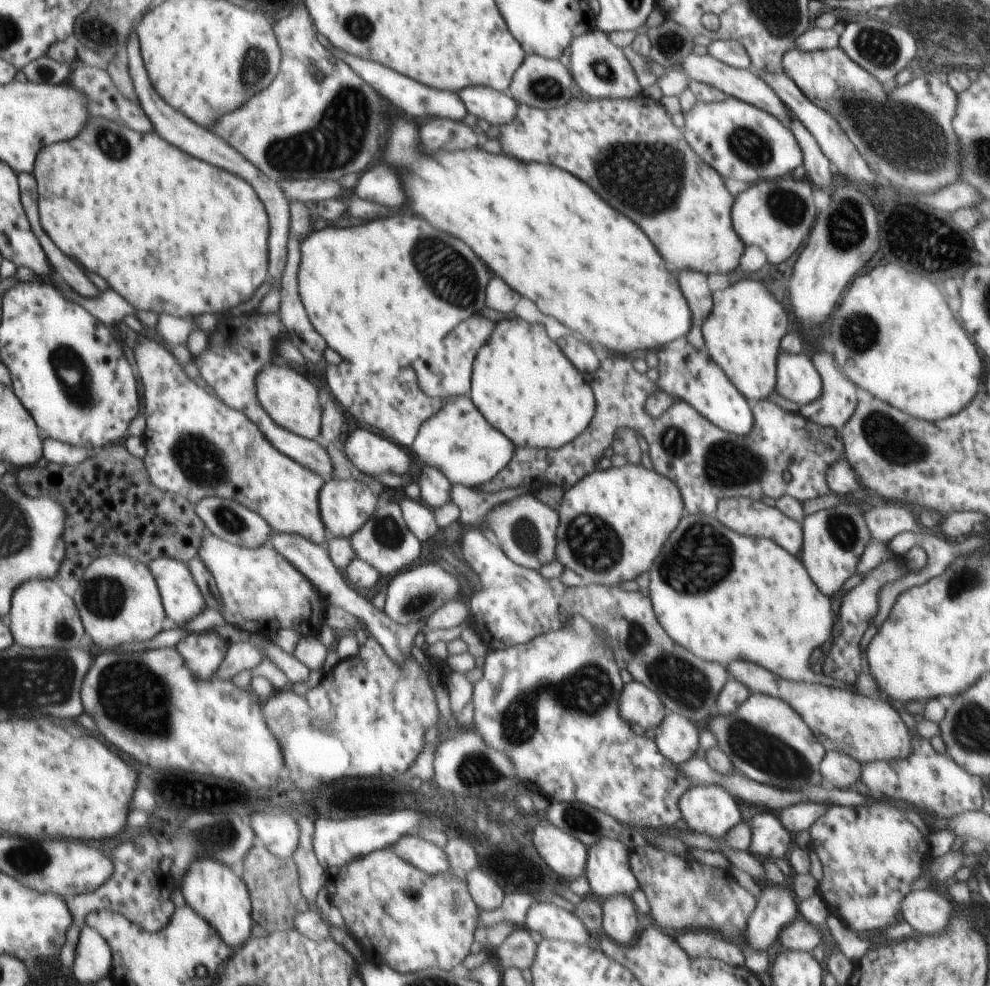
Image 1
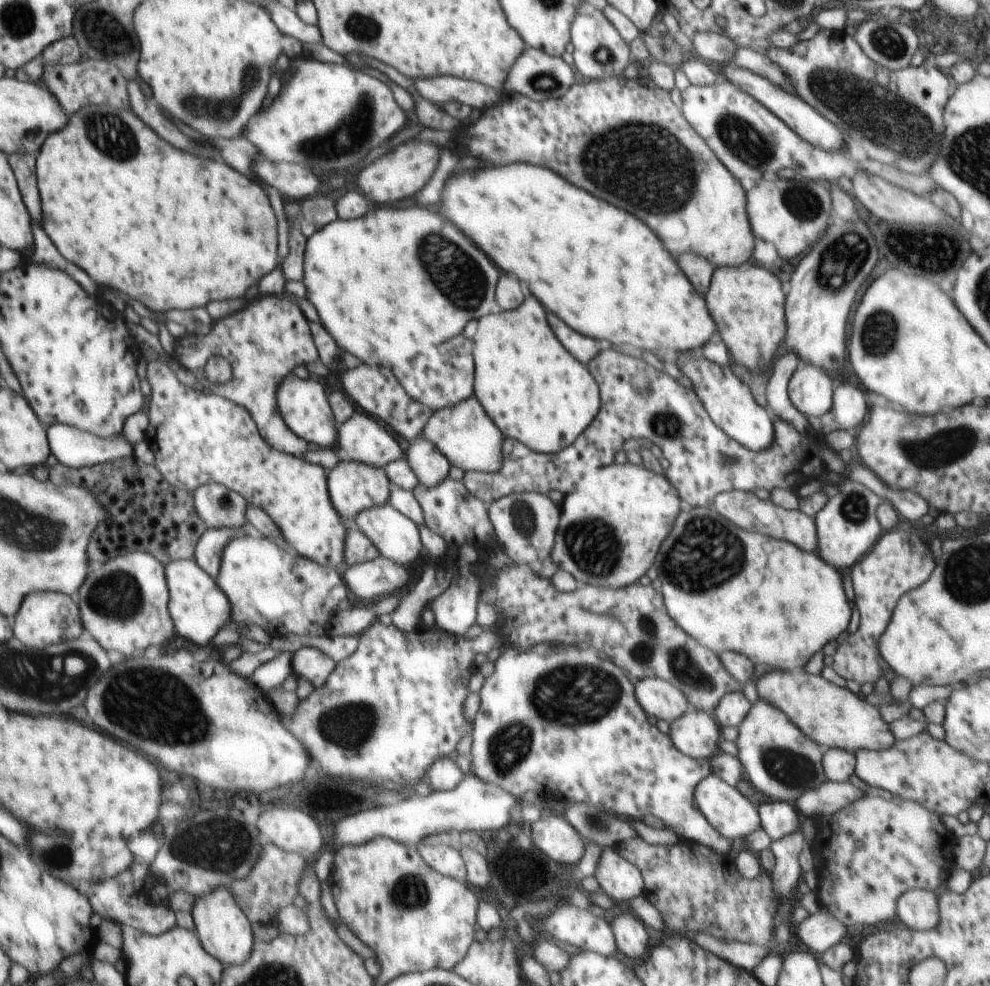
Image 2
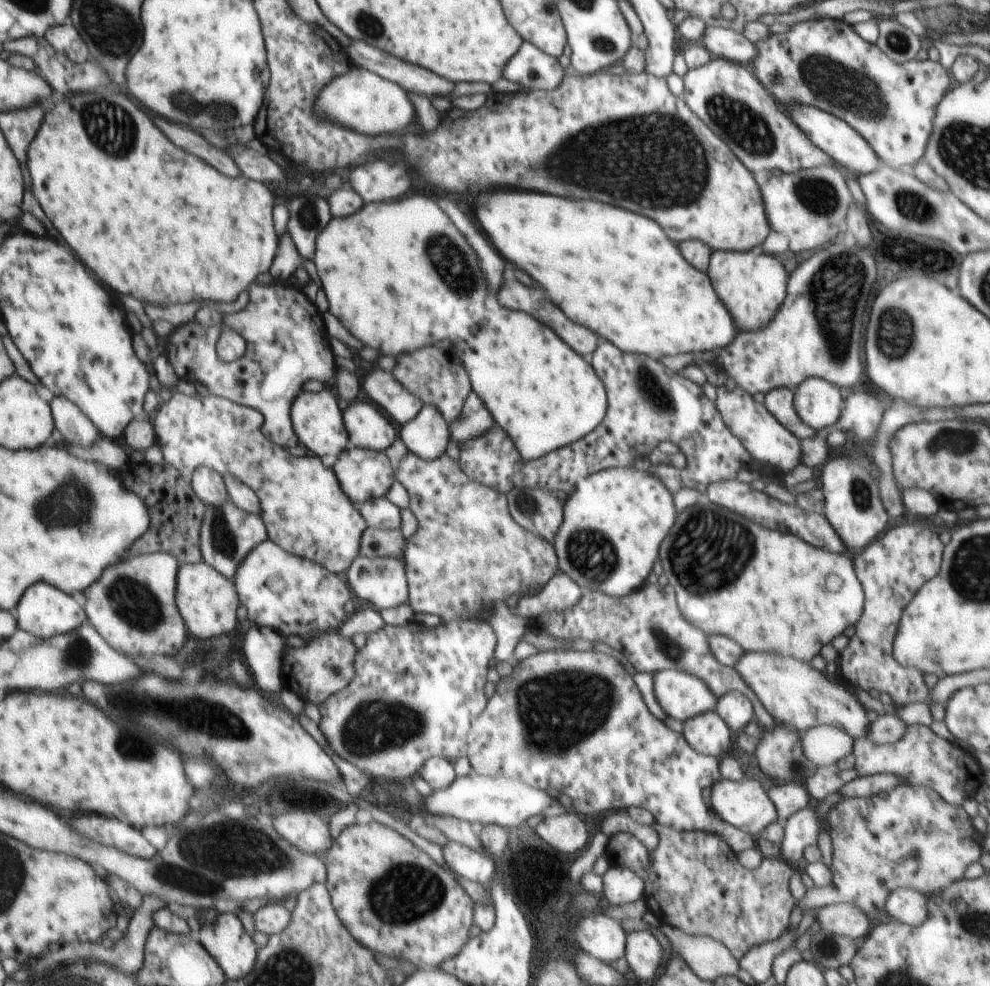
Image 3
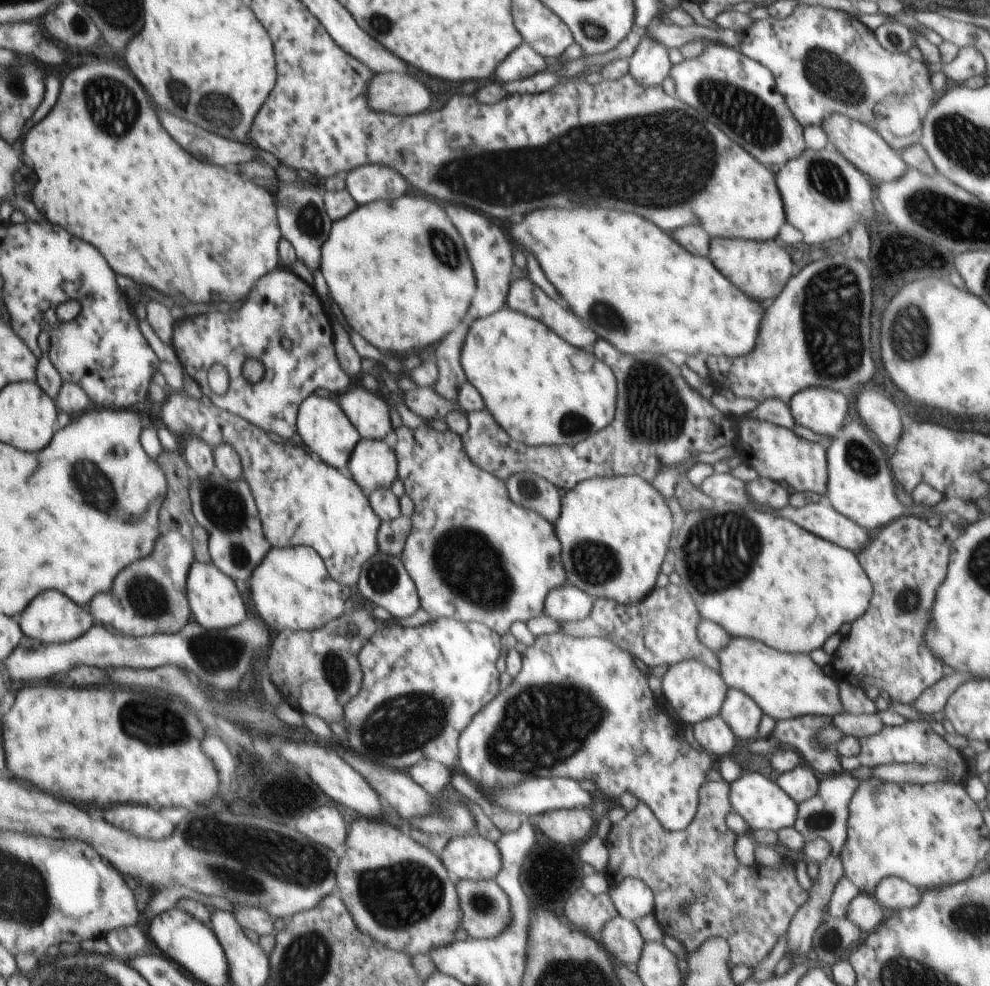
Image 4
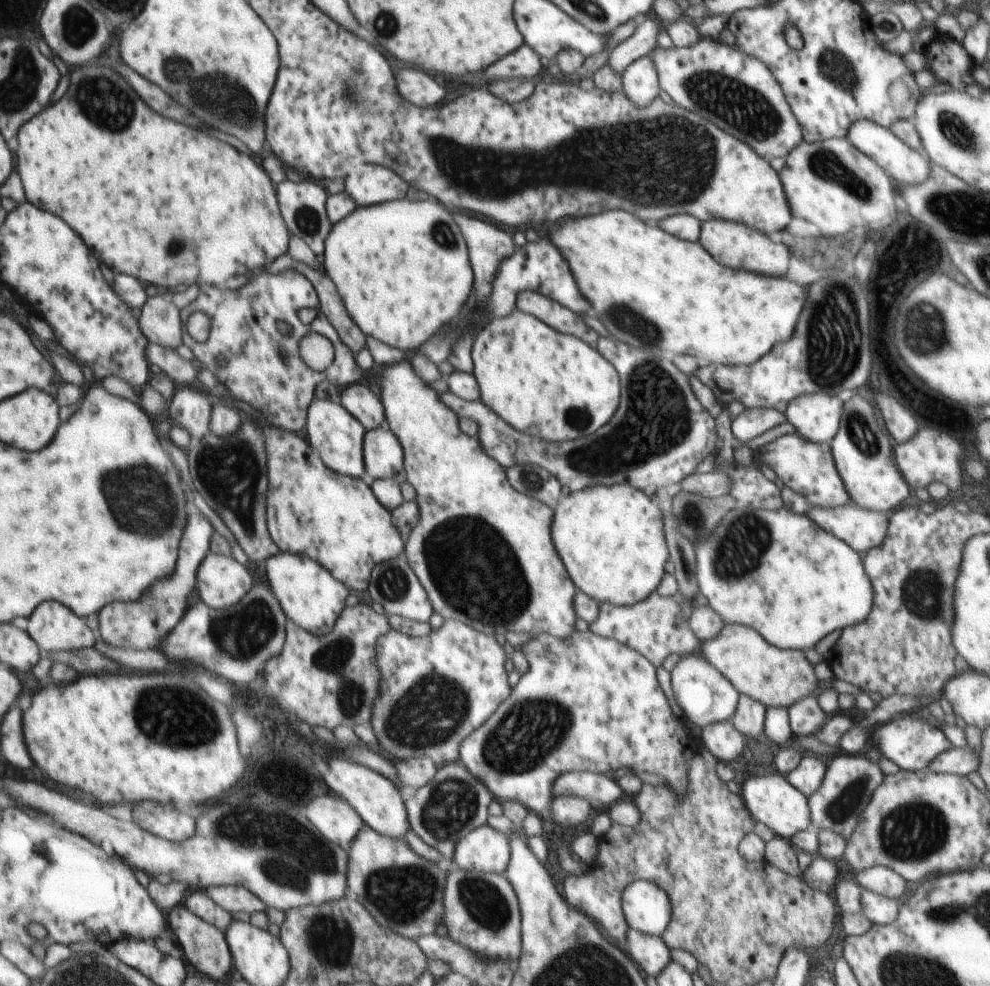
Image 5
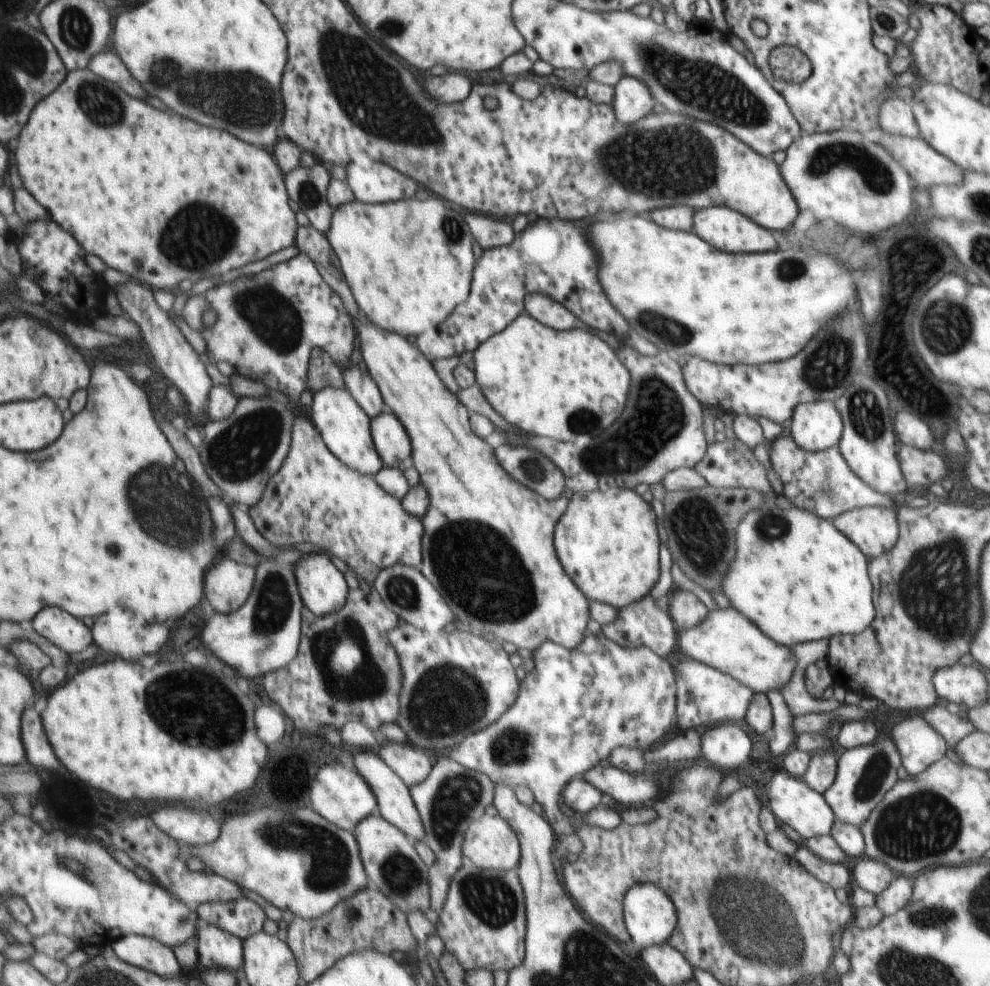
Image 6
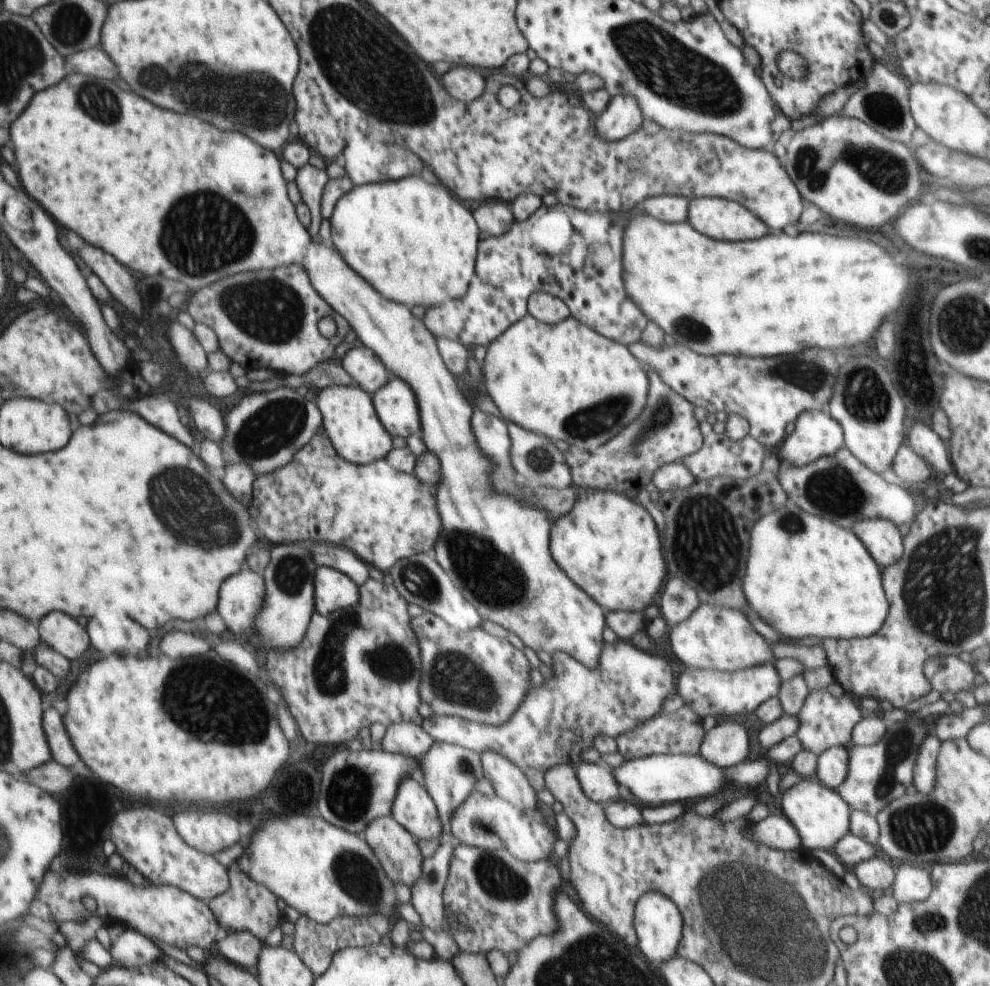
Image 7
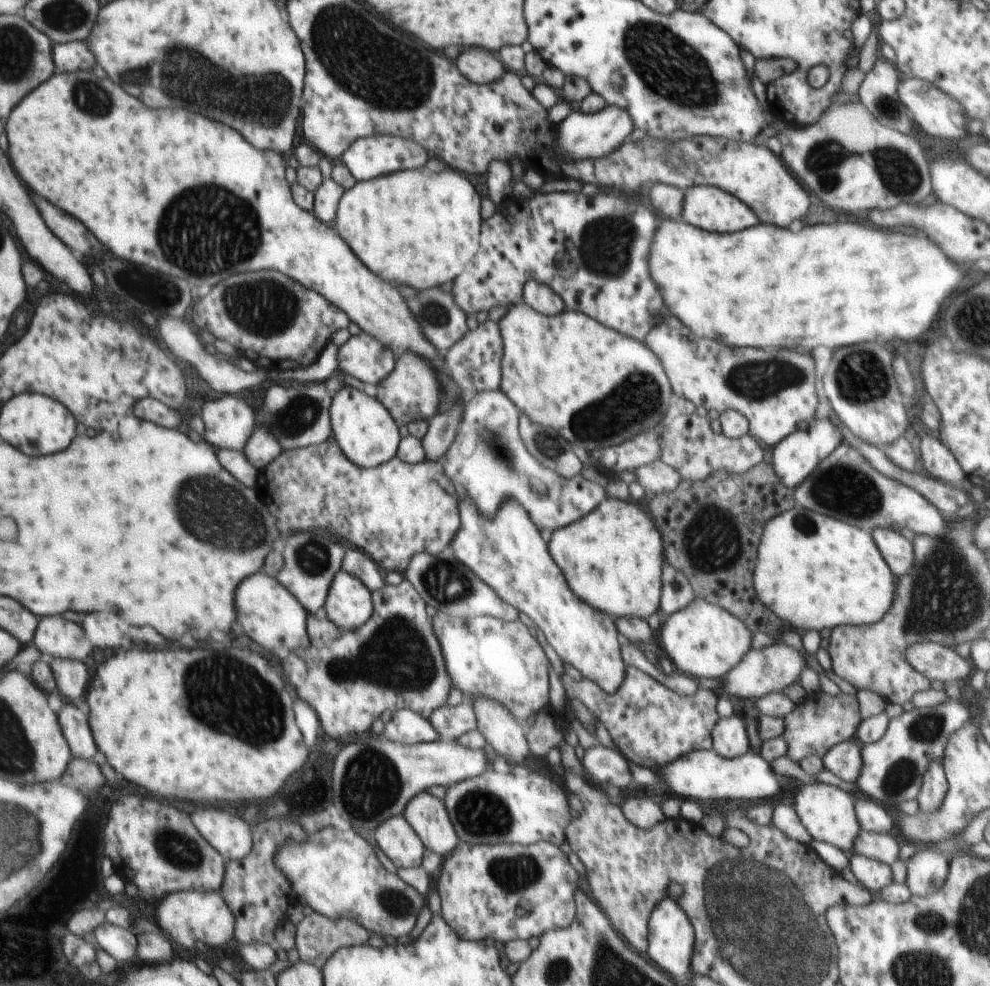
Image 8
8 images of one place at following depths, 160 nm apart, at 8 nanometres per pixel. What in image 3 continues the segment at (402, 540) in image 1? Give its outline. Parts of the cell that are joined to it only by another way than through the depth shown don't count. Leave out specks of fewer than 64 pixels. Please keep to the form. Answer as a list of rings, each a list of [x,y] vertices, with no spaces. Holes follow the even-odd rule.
[[[386,497],[373,498],[358,506],[368,527],[377,529],[400,529],[400,509]]]

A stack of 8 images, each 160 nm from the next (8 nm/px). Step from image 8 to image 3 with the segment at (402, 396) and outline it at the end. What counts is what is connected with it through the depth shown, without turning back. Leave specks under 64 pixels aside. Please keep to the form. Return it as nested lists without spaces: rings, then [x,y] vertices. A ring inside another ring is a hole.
[[[350,447],[337,454],[333,471],[341,486],[342,492],[350,502],[358,508],[363,502],[373,498],[382,498],[388,494],[392,483],[396,480],[396,468],[388,460],[385,451],[373,451]]]

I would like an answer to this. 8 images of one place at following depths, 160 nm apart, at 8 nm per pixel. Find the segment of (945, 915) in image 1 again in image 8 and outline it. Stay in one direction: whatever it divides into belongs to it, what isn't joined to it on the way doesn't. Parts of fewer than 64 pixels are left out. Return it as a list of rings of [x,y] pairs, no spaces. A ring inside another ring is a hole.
[[[850,854],[849,865],[859,884],[870,892],[880,892],[893,882],[892,869],[886,863],[862,855]]]

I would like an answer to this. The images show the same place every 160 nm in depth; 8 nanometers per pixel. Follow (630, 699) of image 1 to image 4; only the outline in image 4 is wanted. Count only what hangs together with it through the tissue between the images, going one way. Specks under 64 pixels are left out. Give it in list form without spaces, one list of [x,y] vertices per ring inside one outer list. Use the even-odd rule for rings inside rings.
[[[685,660],[669,666],[662,676],[662,695],[674,708],[683,724],[694,724],[720,715],[728,686],[715,670],[695,660]]]

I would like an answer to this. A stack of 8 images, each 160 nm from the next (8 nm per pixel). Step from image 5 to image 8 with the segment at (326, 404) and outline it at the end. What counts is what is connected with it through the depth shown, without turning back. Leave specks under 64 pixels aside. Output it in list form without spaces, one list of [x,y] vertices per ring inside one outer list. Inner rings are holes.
[[[342,387],[332,396],[329,408],[332,436],[350,462],[369,469],[397,456],[401,441],[399,425],[376,397],[352,387]]]

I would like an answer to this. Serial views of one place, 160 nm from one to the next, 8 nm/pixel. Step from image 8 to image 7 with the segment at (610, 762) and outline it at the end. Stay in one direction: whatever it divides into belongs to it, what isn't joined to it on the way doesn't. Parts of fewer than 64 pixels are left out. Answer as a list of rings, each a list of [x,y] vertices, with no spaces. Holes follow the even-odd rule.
[[[582,762],[574,769],[584,794],[590,800],[604,805],[618,799],[619,784],[614,780],[612,770],[604,763]]]

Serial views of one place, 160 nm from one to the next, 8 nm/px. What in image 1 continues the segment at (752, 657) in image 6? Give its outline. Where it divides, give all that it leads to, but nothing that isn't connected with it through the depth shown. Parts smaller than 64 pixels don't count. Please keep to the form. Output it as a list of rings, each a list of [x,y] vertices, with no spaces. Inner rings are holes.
[[[743,660],[732,661],[726,669],[751,693],[764,693],[788,702],[827,751],[842,751],[860,764],[876,760],[898,761],[911,755],[913,737],[898,711],[888,701],[817,683],[786,681],[757,664]]]

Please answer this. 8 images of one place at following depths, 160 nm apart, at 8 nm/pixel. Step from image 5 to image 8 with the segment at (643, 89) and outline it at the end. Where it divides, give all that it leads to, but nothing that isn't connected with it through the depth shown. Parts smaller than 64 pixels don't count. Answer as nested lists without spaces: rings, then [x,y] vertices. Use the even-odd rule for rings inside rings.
[[[608,105],[600,112],[584,114],[576,110],[566,117],[558,132],[558,152],[562,158],[602,158],[626,142],[635,129],[630,113],[622,107]]]

